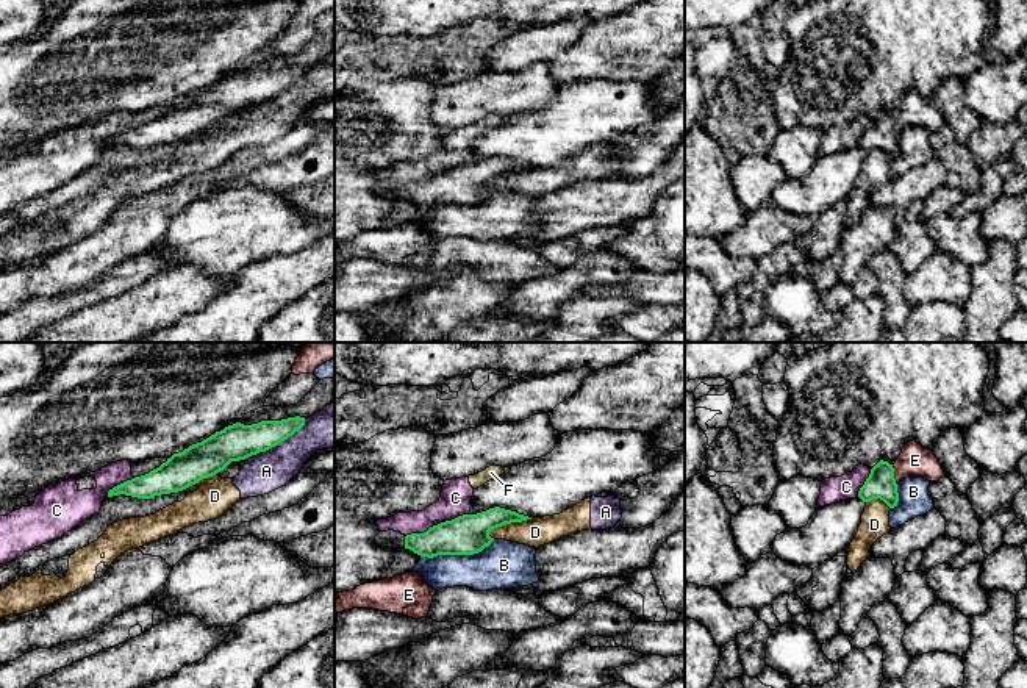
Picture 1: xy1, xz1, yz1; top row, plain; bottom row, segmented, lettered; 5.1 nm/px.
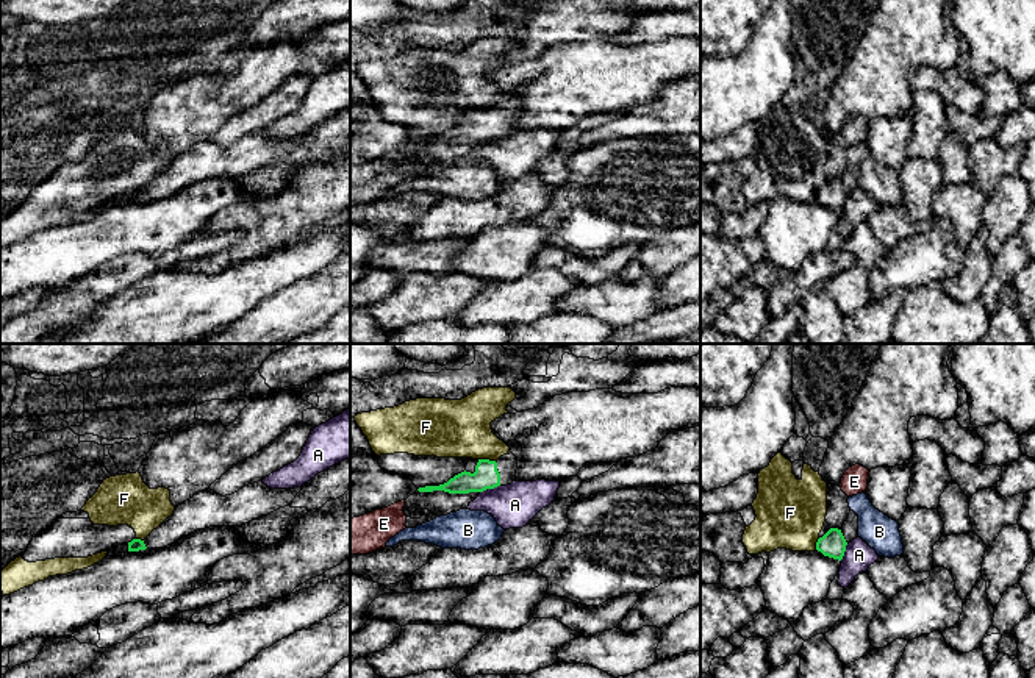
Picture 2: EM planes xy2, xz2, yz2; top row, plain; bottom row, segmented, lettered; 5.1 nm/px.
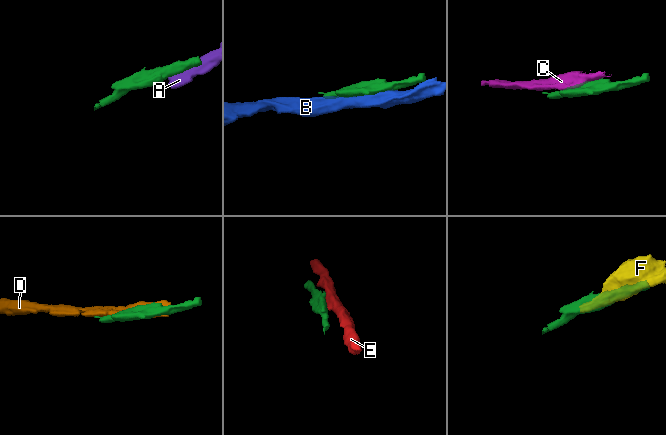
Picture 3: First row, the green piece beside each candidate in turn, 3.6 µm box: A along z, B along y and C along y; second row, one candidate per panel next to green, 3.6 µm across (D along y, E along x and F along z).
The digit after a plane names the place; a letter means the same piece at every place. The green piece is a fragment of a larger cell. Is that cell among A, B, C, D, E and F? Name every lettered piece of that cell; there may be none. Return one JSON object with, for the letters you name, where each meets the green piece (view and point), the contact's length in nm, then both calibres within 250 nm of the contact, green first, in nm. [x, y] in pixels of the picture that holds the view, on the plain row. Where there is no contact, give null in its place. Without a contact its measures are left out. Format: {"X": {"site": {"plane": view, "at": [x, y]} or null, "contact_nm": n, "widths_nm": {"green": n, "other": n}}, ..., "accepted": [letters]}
{"accepted": []}

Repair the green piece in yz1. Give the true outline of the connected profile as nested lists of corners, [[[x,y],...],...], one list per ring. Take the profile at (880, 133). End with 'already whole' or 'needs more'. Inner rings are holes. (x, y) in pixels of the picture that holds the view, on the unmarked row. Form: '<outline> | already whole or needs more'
[[[880,109],[872,119],[864,134],[858,141],[863,152],[874,149],[883,150],[889,158],[899,152],[897,133],[894,128],[894,117],[888,111]]] | already whole

